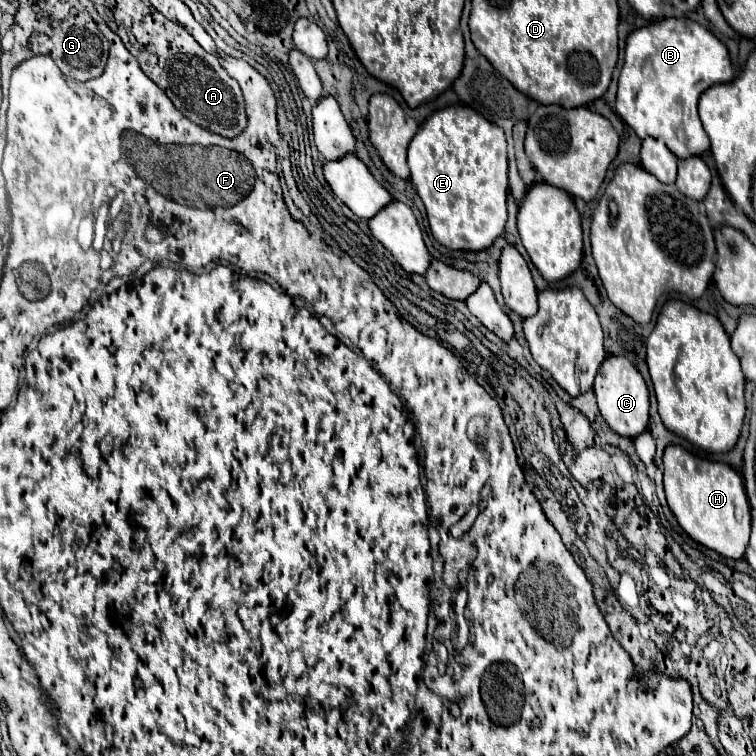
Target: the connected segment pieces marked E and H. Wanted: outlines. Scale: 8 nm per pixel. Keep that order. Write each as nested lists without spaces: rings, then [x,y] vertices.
[[[466,105],[434,111],[408,147],[410,179],[426,207],[430,233],[452,251],[488,249],[504,231],[508,155],[504,131]]]
[[[668,445],[662,461],[666,499],[680,527],[706,549],[728,559],[742,559],[750,535],[750,505],[742,477],[726,463],[700,459],[678,445]]]

